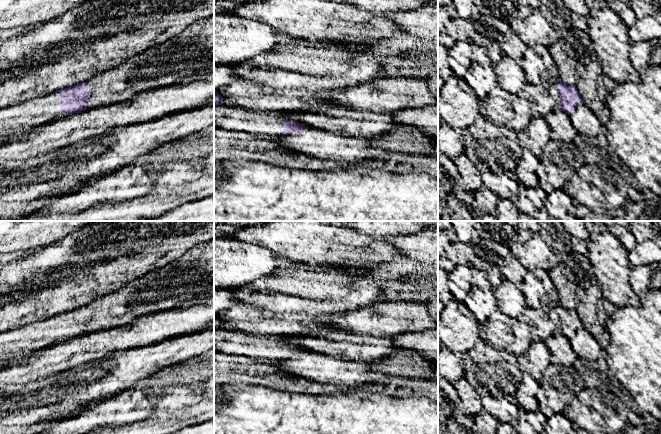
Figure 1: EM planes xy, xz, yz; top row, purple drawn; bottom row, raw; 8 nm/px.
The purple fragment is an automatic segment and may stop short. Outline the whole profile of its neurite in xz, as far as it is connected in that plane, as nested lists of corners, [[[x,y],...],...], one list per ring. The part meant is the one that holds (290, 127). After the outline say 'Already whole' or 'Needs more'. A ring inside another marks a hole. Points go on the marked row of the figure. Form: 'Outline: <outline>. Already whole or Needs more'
Outline: [[[284,120],[284,135],[289,135],[294,132],[302,132],[304,130],[309,129],[305,125],[296,123],[291,120]]]. Already whole

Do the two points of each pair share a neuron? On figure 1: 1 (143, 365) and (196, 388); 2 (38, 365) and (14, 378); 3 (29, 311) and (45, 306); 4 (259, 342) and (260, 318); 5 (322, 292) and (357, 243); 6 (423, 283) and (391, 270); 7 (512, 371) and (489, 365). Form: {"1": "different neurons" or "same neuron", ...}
{"1": "different neurons", "2": "same neuron", "3": "same neuron", "4": "different neurons", "5": "different neurons", "6": "same neuron", "7": "same neuron"}

